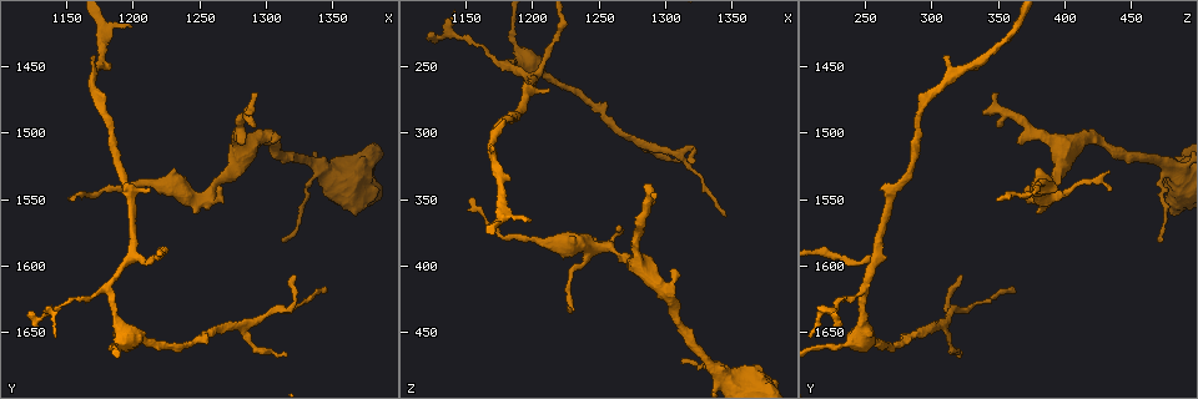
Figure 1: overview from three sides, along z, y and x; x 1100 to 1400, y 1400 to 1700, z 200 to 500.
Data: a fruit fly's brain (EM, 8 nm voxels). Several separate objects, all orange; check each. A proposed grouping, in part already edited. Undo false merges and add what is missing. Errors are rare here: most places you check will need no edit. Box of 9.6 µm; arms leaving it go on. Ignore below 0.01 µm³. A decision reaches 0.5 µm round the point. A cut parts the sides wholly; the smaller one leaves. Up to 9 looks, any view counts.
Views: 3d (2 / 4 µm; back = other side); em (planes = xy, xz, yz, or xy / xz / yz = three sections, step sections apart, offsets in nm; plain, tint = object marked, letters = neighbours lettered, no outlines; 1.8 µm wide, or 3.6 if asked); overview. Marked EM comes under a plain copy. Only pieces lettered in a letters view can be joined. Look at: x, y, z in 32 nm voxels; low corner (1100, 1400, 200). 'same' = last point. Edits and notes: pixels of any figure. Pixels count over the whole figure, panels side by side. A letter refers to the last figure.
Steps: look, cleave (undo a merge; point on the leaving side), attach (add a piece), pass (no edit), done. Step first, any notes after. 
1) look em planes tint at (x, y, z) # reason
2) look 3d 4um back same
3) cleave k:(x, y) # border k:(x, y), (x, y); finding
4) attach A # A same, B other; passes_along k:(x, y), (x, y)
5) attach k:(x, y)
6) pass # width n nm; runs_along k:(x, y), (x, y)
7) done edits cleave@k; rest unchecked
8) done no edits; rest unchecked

look 3d 4um at (1340, 1524, 478) # thick turns thin

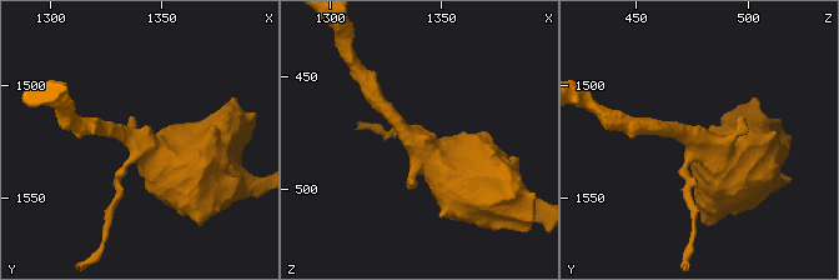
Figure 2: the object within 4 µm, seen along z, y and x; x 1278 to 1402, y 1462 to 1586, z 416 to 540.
look em planes tint at (1342, 1524, 479) # need the tissue

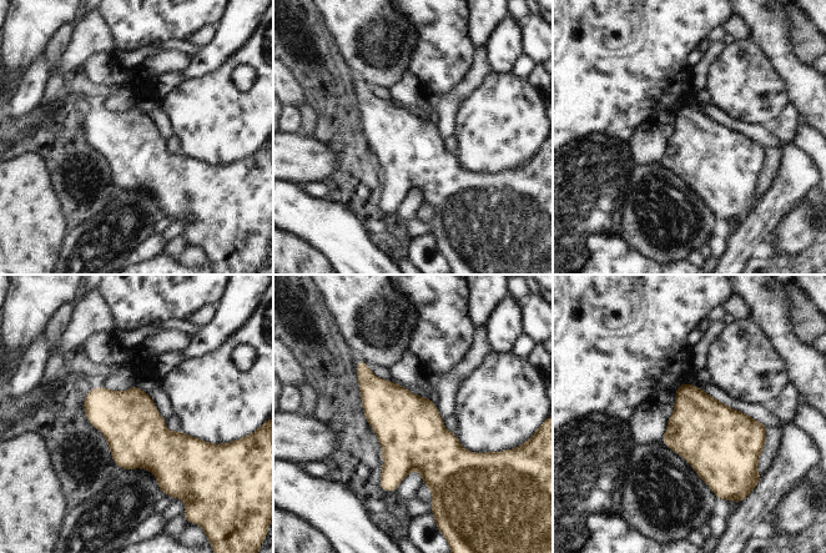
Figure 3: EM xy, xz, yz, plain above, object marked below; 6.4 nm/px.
look em planes letters same # see the neighbours

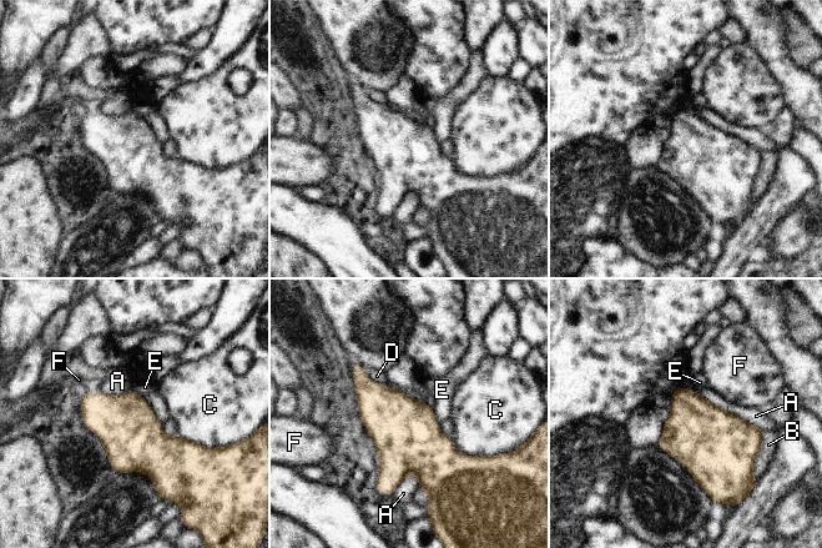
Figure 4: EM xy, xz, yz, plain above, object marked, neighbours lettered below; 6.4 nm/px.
pass # longest_contact A 480 nm; A other, B other, C other, D other, E other, F other; border 4:(131, 388), (149, 403), (161, 423); one cell here

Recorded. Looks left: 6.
look em xy step 8 tint at (1302, 1510, 402) # an open end

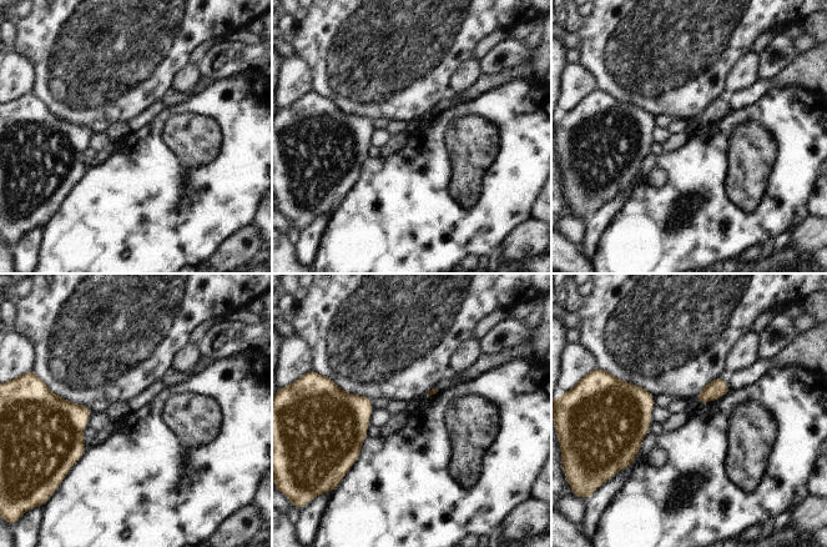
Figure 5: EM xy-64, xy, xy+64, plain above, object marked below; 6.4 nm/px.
look em planes letters same

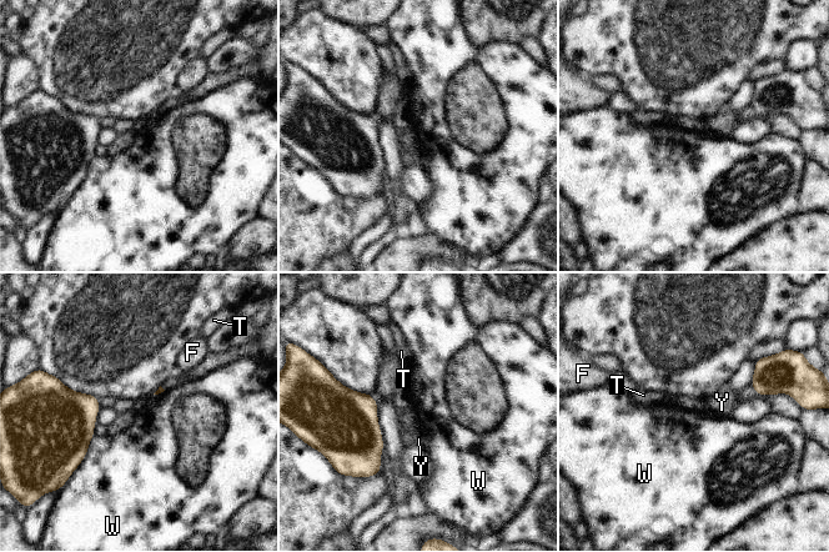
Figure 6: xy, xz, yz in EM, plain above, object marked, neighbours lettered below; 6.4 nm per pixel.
pass # F other, T other, W other, Y other; no lettered piece goes on from it

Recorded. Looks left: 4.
look 3d 4um at (1290, 1470, 348) # an open end

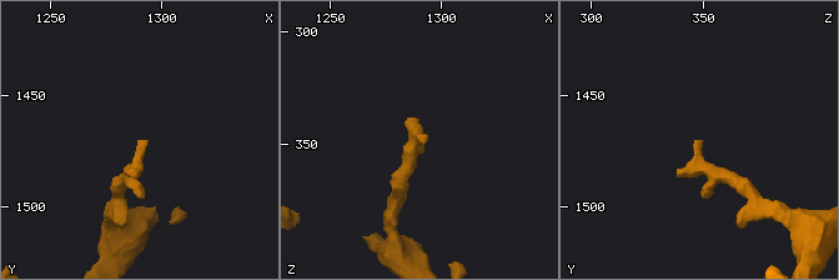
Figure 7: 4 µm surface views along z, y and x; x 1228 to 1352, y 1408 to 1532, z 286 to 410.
look em yz step 4 letters at (1290, 1469, 346)

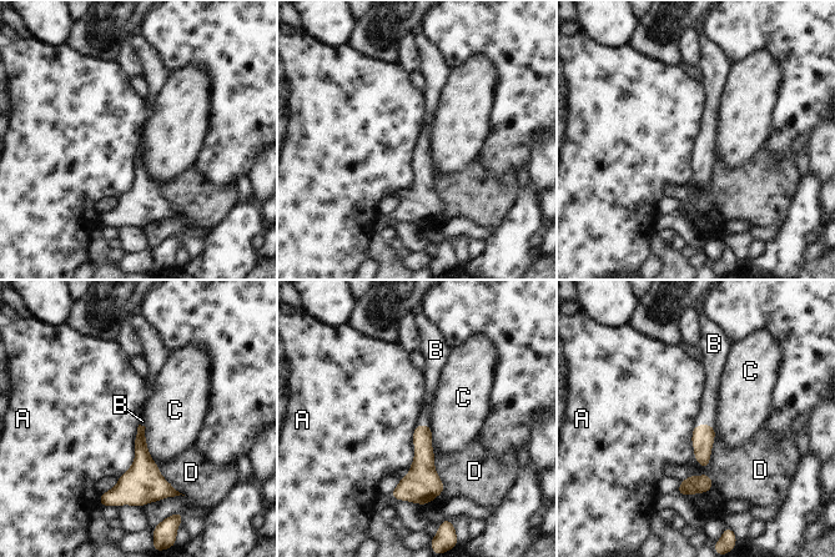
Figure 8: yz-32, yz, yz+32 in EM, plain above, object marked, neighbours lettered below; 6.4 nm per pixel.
attach B # A other, B same, C other, D other; passes_along 8:(703, 436), (704, 425), (708, 410); the cell continues

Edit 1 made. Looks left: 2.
done edits attach@8; rest unchecked

